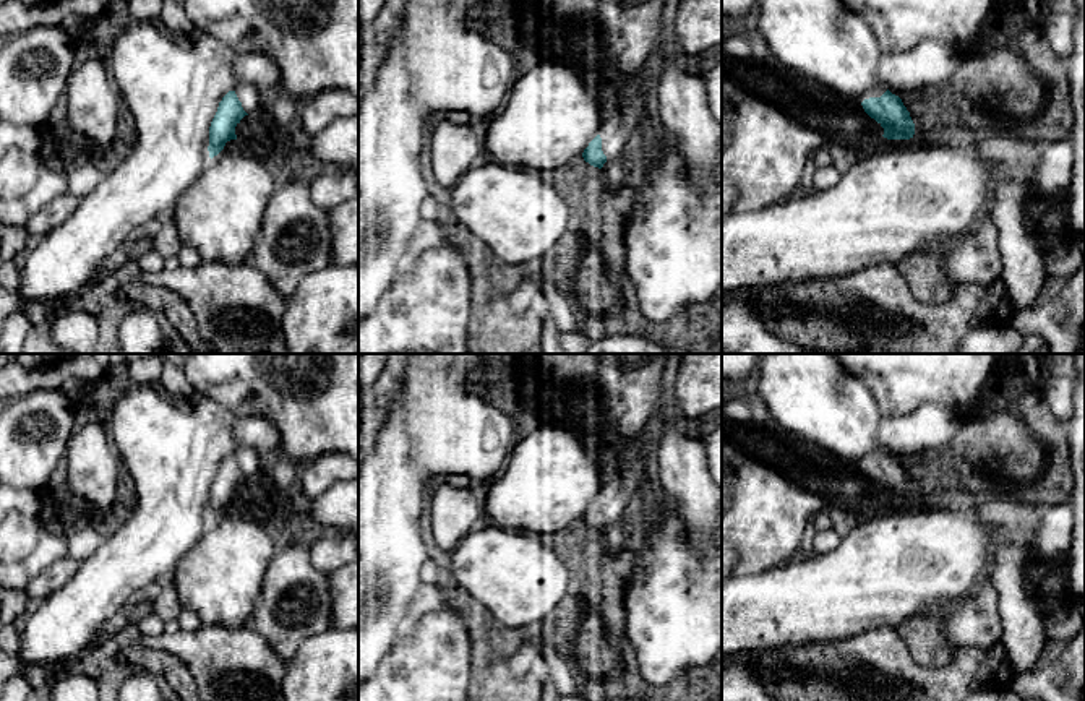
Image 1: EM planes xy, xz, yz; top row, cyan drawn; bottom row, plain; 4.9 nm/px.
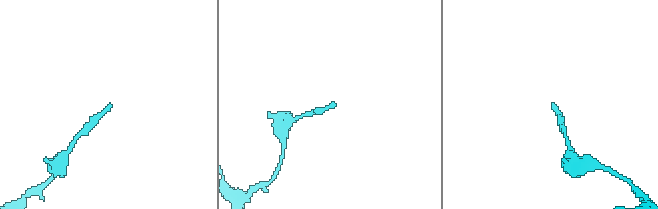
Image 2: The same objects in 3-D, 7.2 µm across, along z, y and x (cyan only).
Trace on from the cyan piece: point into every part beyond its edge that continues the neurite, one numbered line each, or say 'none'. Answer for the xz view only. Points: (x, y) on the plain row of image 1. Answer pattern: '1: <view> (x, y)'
1: xz (621, 490)

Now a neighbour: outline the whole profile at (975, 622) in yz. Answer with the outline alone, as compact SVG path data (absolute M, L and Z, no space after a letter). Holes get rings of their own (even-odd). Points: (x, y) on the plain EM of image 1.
M983 578L952 609L939 613L941 636L955 649L988 647L1002 639L999 594L989 578Z

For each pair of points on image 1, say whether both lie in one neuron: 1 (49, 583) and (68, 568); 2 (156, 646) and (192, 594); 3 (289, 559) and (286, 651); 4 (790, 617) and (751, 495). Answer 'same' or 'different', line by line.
1: same
2: different
3: same
4: different

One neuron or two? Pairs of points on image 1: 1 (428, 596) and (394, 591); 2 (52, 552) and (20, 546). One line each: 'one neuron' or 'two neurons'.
1: two neurons
2: two neurons

